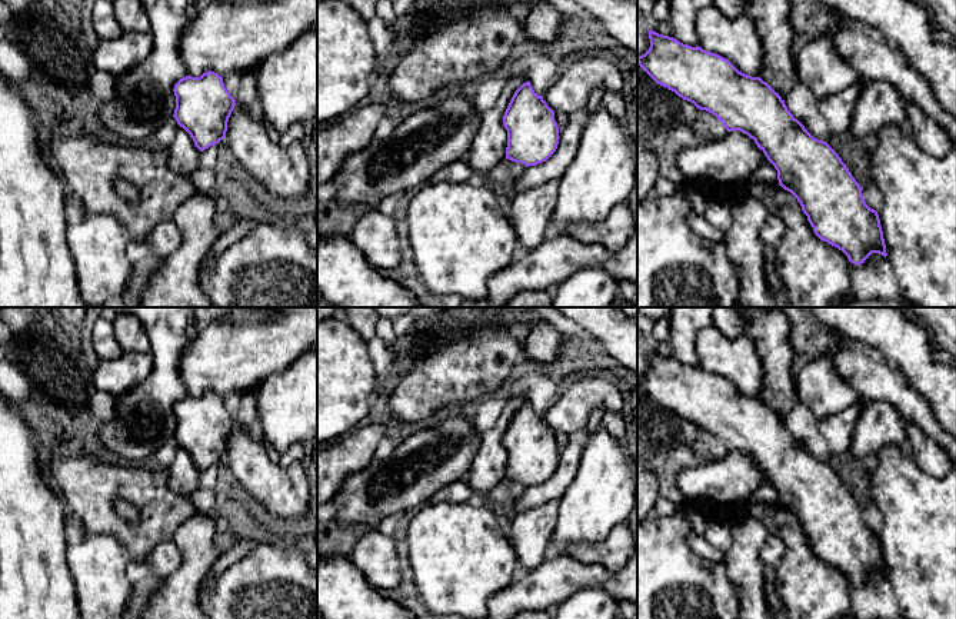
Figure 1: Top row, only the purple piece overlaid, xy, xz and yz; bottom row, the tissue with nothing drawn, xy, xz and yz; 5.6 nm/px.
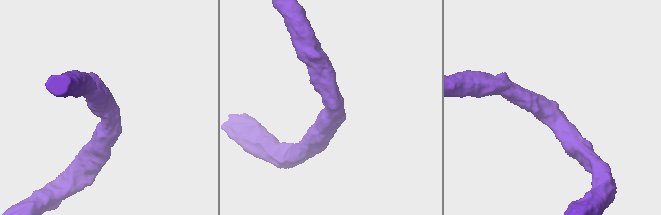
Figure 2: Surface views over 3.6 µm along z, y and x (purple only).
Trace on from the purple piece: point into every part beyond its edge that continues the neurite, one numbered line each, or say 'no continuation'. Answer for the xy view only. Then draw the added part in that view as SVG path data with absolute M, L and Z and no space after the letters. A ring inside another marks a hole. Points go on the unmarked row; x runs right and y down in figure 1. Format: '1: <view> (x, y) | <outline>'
no continuation

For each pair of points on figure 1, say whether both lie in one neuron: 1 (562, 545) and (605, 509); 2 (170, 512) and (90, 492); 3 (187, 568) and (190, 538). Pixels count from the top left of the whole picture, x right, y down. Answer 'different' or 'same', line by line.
1: same
2: same
3: same

